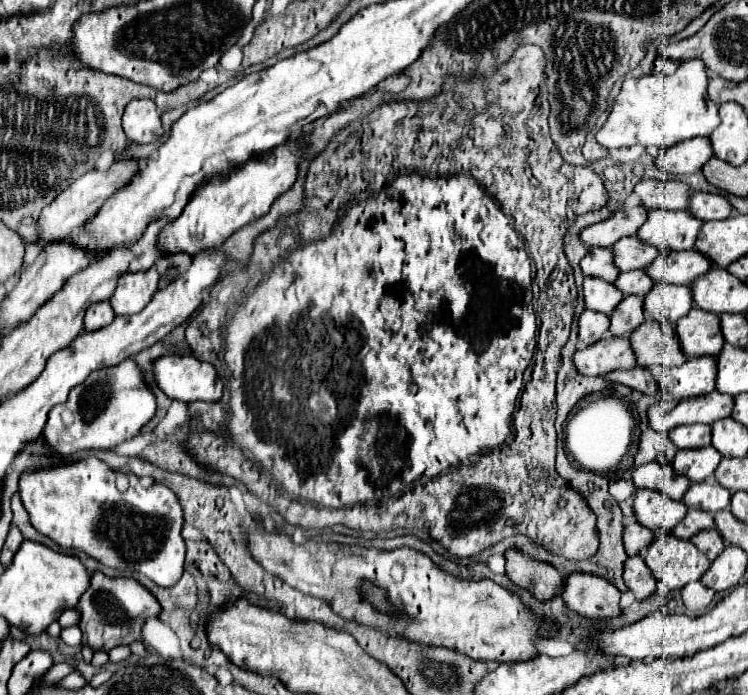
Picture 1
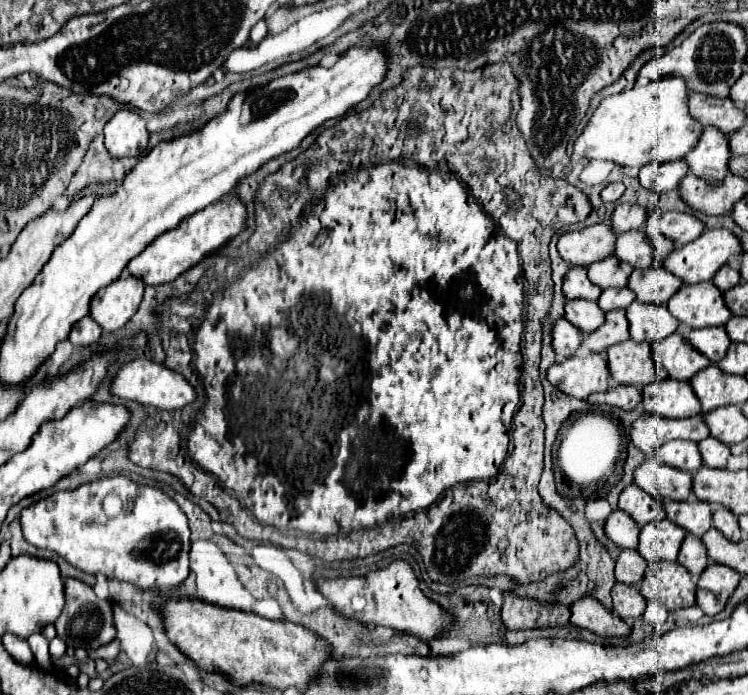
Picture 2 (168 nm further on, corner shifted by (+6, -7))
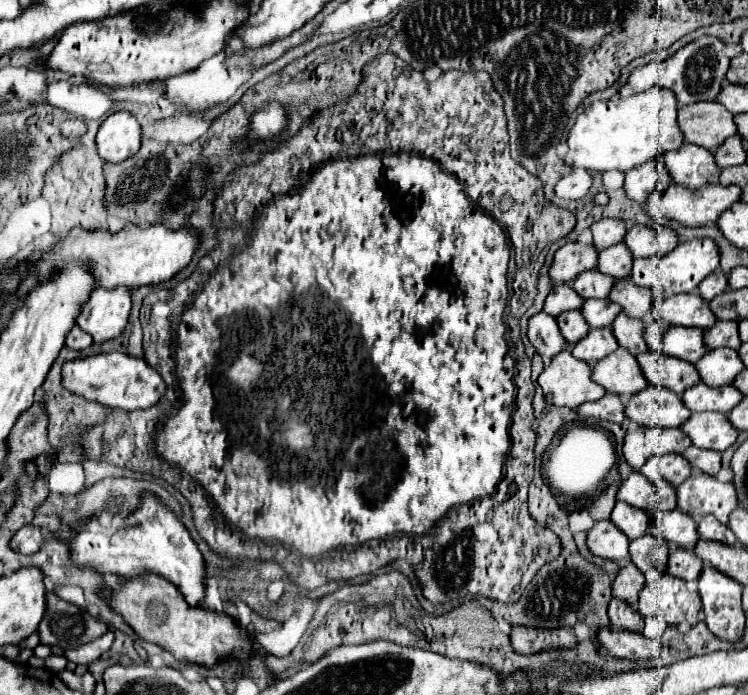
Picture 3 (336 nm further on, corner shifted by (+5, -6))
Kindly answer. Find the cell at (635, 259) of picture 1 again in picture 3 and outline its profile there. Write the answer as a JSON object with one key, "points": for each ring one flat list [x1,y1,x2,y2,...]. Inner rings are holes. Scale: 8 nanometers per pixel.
{"points":[[584,271,576,281,572,281,572,289,580,293,584,299,606,299,610,289,614,285,614,279,608,275,602,275,600,271]]}

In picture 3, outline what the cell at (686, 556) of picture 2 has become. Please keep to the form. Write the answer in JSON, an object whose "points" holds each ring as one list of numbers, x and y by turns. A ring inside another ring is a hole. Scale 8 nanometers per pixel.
{"points":[[672,549,668,557,666,573,682,581,692,581,692,579,698,579,698,575,702,573,702,567,704,563,700,561,700,557,694,555,694,551]]}

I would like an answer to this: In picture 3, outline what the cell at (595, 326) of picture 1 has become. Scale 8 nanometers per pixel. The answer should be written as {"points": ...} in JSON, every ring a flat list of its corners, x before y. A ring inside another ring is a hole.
{"points":[[536,313,528,319,526,335,544,361,550,361,550,357,566,349,566,341,560,335,556,319,546,313]]}

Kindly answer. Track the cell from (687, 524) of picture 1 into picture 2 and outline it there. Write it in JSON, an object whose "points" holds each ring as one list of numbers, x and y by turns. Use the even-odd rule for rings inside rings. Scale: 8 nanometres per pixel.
{"points":[[667,518,661,522,649,522,641,528,637,550,647,562,675,560,685,536,687,534,683,534,677,526,671,526]]}

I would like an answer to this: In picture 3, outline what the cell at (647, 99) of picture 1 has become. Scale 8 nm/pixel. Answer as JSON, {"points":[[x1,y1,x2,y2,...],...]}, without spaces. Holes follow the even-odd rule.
{"points":[[652,87,644,93,636,93,628,99,616,99,616,101,596,101,592,105,588,105,578,117,574,127,568,133,568,153,564,157,564,163,568,163,570,167,580,167,586,171,610,171,610,169,618,169,618,171,630,171,646,161,664,157,664,153,668,151,676,151,684,145,684,137,682,131,678,129,676,123,676,97,672,97,670,89,660,89,660,87]]}

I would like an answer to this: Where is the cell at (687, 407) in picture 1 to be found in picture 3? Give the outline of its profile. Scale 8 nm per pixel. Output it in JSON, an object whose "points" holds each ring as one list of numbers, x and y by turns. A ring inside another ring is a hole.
{"points":[[634,425,628,429,622,455,626,463,638,471,650,457,666,453,684,453,692,443,690,439,676,429,658,429,658,427,640,427]]}

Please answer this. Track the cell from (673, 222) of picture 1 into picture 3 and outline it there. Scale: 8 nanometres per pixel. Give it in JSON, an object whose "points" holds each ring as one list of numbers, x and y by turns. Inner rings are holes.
{"points":[[624,243,612,245,612,247,598,253,596,269,600,273,604,273,604,275,614,277,616,281,626,279,630,275,630,271,632,271,632,255,628,253]]}

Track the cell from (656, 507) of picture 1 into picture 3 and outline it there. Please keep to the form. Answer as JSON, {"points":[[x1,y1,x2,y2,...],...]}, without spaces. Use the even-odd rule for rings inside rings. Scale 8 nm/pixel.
{"points":[[598,521,590,531,586,545,592,555,610,559,610,561,626,561,628,559,628,537,620,533,612,525,612,521]]}

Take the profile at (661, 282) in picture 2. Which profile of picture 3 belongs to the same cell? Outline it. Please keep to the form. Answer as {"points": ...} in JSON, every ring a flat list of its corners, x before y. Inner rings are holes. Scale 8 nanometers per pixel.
{"points":[[630,279,616,281,608,301,622,307,622,313,628,313,628,317,634,319,646,319,652,307,652,291,646,287,636,287]]}

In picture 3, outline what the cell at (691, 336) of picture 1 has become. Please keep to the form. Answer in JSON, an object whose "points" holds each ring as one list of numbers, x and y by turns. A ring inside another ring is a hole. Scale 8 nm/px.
{"points":[[650,351,636,358,649,385,666,387,680,395,684,389,700,383,696,367,688,361]]}

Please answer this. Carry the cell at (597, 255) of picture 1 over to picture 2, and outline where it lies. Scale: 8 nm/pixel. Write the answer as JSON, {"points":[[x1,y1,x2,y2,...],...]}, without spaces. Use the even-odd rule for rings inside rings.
{"points":[[577,266,577,268,571,268,565,274,563,292,565,292,565,298,567,300,573,300,573,298,597,300,599,294,601,294,601,288,599,286,593,286,593,282,587,278,587,268]]}

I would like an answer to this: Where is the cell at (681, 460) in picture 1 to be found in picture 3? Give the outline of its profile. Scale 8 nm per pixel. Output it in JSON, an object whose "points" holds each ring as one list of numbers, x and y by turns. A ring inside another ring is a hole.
{"points":[[634,471,618,489,616,493,616,501,624,501,636,509,642,509,651,513,660,507,662,501,666,501,666,509,674,509,676,507,676,495,674,495,674,487,666,481,660,483,660,487,656,489,654,485,650,485,638,471]]}

